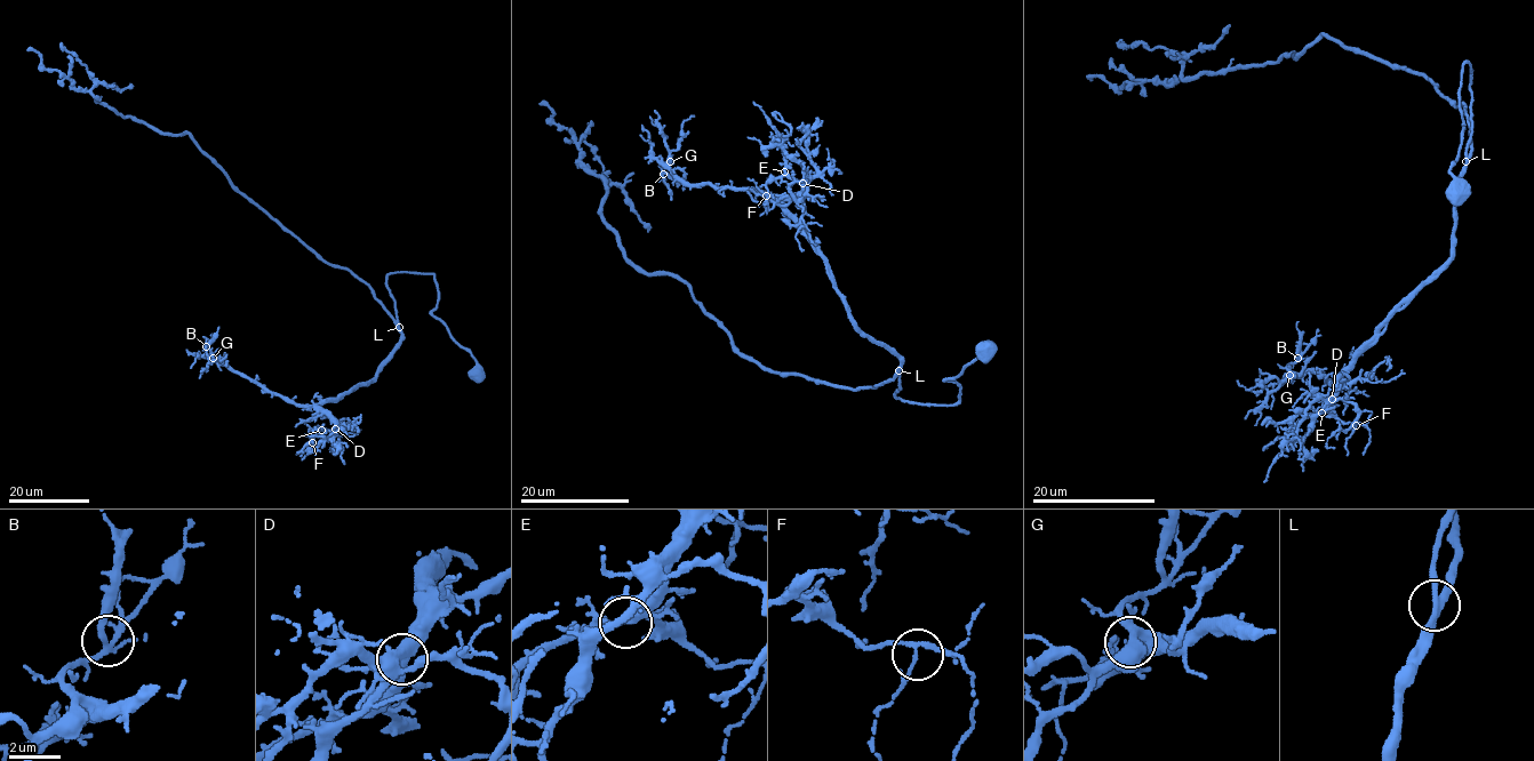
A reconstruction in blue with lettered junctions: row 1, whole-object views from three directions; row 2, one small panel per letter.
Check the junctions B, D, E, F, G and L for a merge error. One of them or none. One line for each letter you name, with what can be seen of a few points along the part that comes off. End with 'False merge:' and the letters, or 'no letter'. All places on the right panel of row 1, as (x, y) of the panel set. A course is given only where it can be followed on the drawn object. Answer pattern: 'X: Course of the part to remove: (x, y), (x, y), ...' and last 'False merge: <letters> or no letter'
False merge: no letter

